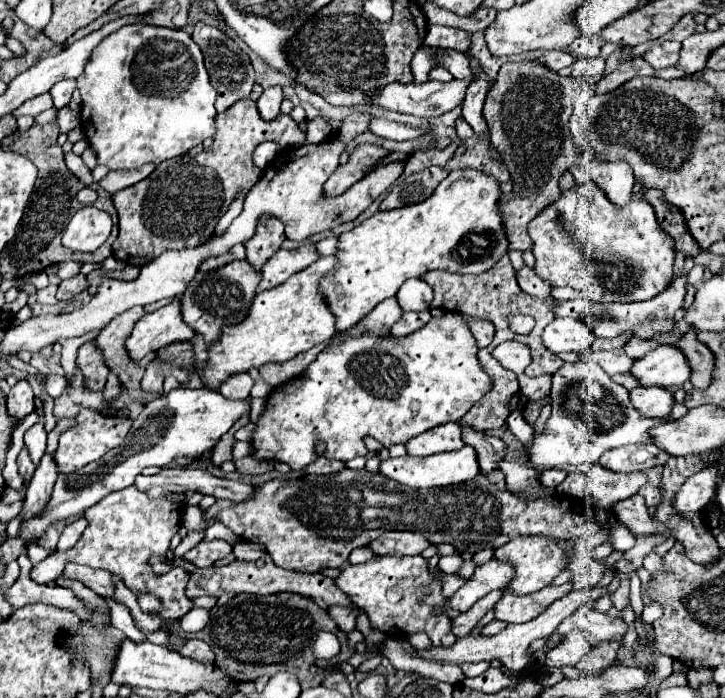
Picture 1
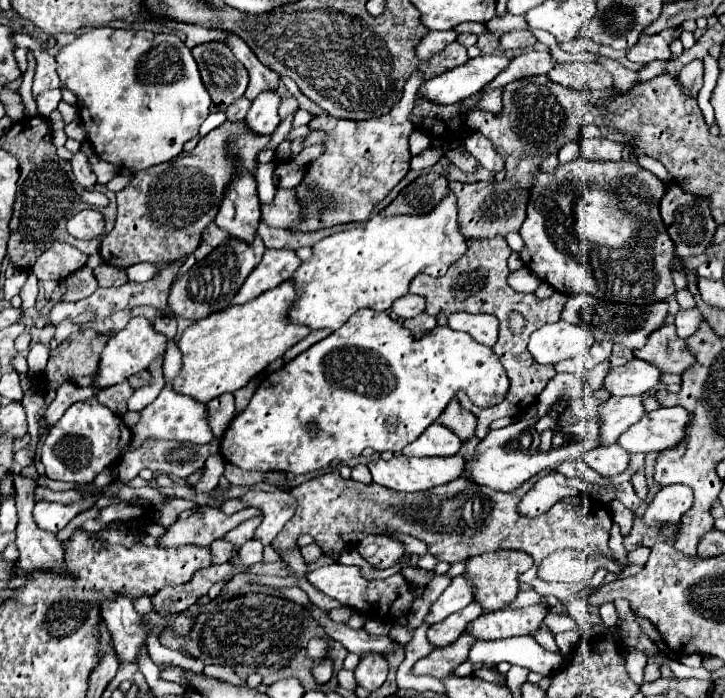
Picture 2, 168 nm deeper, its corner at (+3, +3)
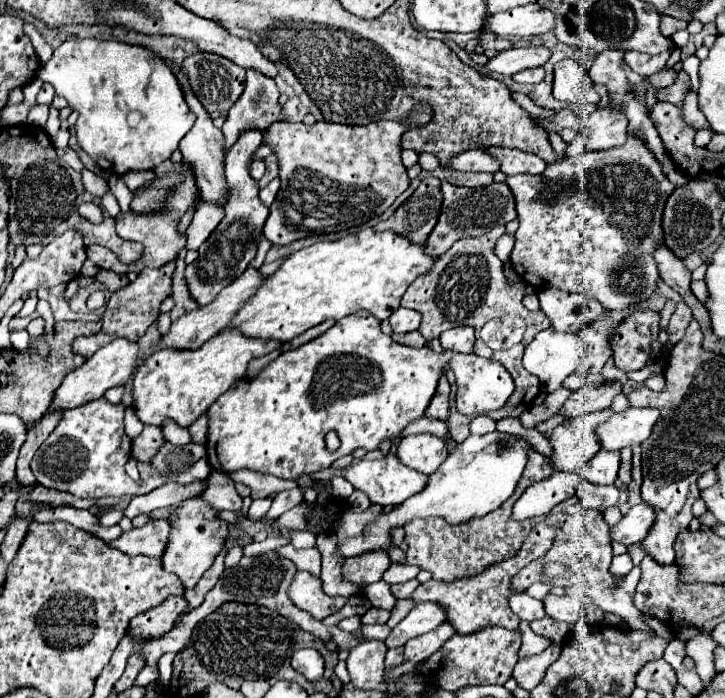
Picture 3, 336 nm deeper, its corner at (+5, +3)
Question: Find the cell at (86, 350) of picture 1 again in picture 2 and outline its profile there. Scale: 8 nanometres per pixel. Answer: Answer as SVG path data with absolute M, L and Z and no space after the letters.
M68 380L68 384L62 384L58 388L58 394L56 398L52 400L52 404L48 406L44 418L46 418L46 426L54 426L62 414L70 408L70 404L78 402L78 400L88 400L94 396L94 388L92 386L86 386L86 388L76 388L76 384L72 384Z

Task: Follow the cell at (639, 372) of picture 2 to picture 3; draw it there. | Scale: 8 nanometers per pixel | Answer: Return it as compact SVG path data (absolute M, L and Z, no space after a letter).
M600 384L600 386L584 386L578 392L572 392L572 396L562 404L558 410L560 416L564 418L574 418L574 416L584 416L590 412L598 412L610 406L612 398L622 392L618 384Z

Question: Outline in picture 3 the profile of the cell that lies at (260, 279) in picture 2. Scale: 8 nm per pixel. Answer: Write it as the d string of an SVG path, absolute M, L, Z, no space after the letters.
M248 268L240 278L236 278L232 284L228 284L210 304L206 304L206 306L202 306L202 308L196 308L196 310L192 310L192 312L186 312L186 314L180 316L176 322L172 322L170 330L158 340L156 350L162 350L162 348L196 350L196 348L200 348L206 340L210 340L216 332L220 332L220 328L224 328L224 326L234 318L234 314L244 306L244 302L248 300L248 296L252 296L254 290L260 288L262 280L264 280L264 278L258 274L258 270Z

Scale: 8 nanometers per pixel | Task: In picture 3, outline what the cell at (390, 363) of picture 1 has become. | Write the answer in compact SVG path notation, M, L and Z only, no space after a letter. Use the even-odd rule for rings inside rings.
M368 312L346 316L322 336L282 352L258 376L236 380L236 384L232 384L208 408L208 462L218 472L248 468L262 474L272 474L276 478L296 480L302 474L314 474L330 468L334 460L352 454L356 448L376 450L384 438L398 438L406 424L424 414L436 392L438 376L448 366L456 374L456 410L460 414L480 416L490 410L498 410L514 392L512 376L496 360L478 358L474 354L456 354L450 350L436 354L428 346L418 350L400 346L380 330L378 320ZM330 430L334 430L342 442L336 452L328 452L324 444L324 436Z

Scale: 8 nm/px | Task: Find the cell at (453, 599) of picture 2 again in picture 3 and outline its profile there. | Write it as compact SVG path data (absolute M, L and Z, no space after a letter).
M418 604L414 606L408 616L388 634L386 638L386 646L388 648L396 648L396 646L404 646L408 640L422 636L434 628L438 628L442 622L446 620L444 610L438 604Z

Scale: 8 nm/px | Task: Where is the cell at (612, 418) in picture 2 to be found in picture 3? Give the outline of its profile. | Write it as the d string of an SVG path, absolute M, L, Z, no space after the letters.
M606 408L594 414L568 418L558 424L548 436L548 442L552 446L552 468L556 472L574 472L582 464L586 464L600 450L600 444L594 436L594 428L608 420L612 414L614 412Z

